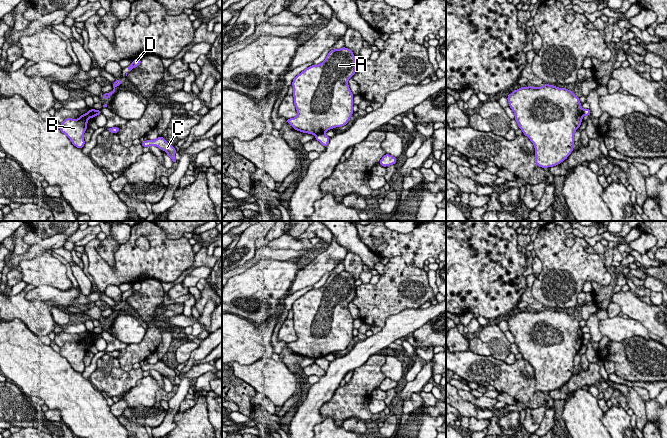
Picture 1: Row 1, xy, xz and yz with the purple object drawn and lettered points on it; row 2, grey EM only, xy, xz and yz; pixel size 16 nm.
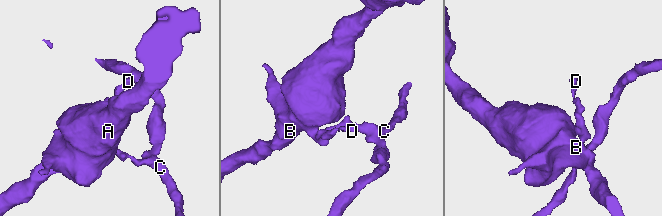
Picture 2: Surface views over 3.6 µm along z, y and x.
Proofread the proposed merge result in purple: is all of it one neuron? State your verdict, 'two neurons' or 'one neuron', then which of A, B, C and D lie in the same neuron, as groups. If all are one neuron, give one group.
two neurons; A B / C D

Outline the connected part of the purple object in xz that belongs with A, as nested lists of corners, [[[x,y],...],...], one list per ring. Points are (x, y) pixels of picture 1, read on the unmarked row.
[[[349,272],[333,273],[322,287],[309,290],[295,300],[291,309],[297,340],[286,344],[293,353],[318,359],[347,349],[353,339],[354,319],[349,312],[348,304],[356,296],[355,281]]]

